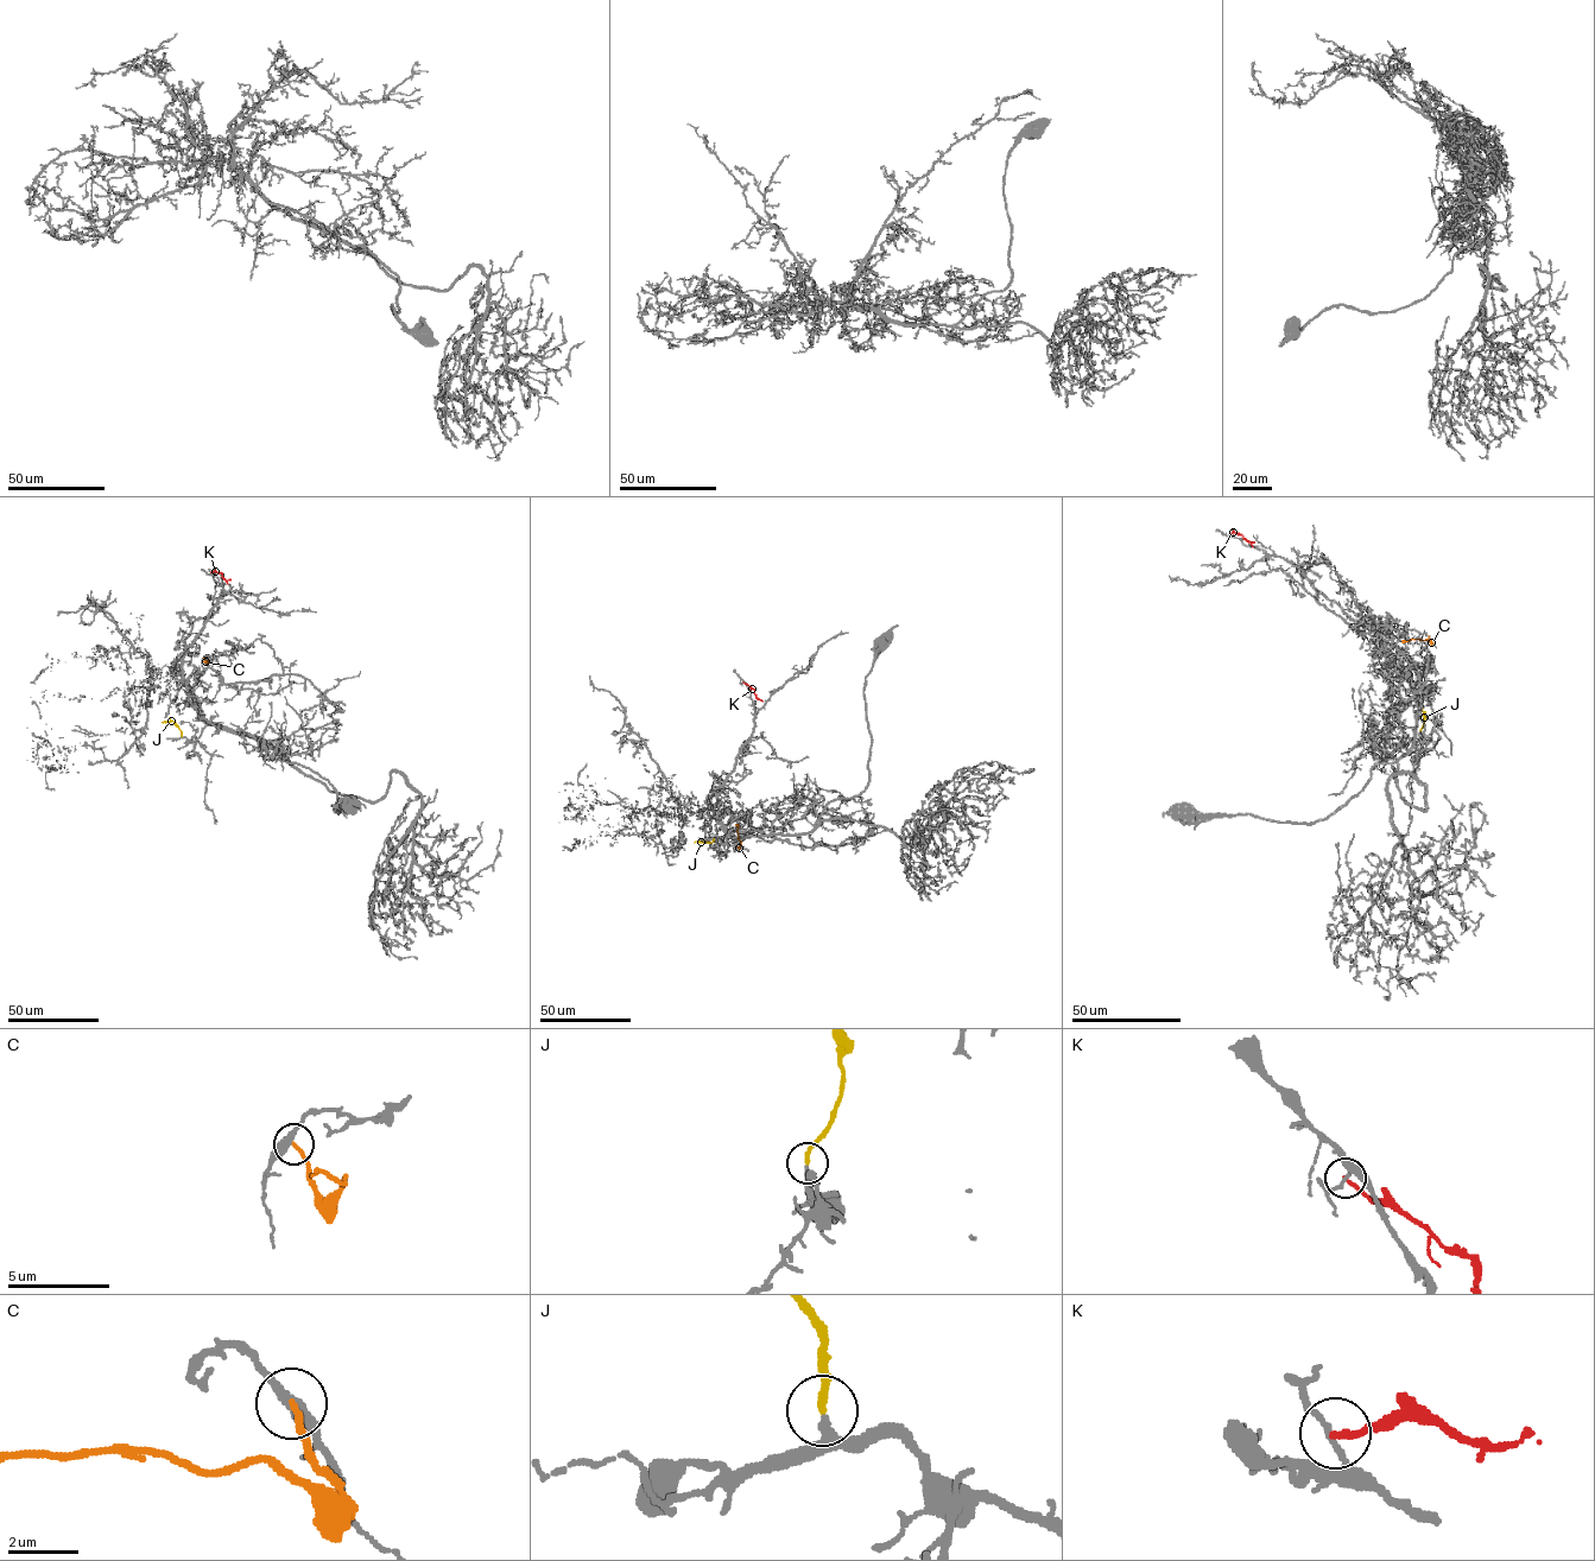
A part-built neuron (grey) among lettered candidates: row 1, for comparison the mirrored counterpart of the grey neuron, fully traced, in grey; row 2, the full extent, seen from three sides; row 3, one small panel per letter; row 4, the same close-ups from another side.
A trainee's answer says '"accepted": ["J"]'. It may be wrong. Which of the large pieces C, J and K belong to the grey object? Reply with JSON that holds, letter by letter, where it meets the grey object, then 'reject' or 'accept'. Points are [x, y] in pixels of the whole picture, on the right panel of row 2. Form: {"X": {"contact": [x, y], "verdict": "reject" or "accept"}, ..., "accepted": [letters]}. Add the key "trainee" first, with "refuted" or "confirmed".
{"trainee": "confirmed", "C": {"contact": [1429, 636], "verdict": "reject"}, "J": {"contact": [1421, 730], "verdict": "accept"}, "K": {"contact": [1230, 533], "verdict": "reject"}, "accepted": ["J"]}

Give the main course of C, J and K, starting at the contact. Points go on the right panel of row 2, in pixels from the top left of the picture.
C: (1428, 636), (1431, 641), (1403, 640)
J: (1421, 730), (1424, 714)
K: (1230, 533), (1254, 541)

